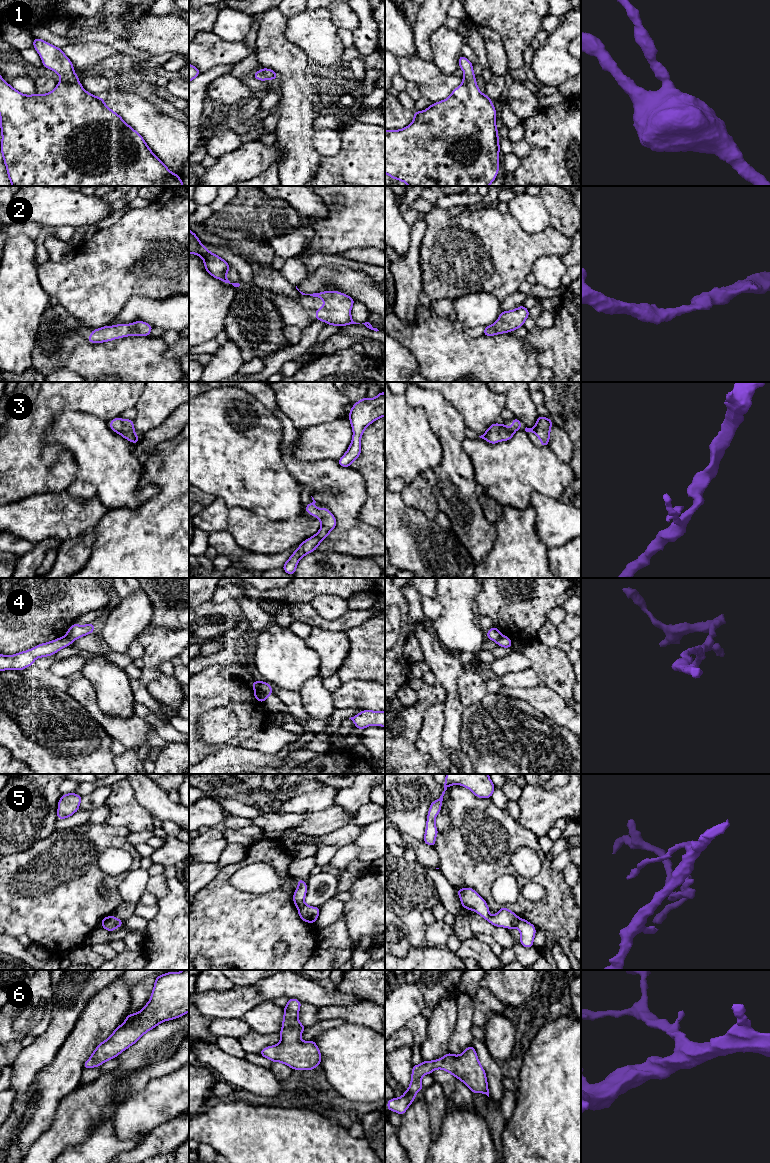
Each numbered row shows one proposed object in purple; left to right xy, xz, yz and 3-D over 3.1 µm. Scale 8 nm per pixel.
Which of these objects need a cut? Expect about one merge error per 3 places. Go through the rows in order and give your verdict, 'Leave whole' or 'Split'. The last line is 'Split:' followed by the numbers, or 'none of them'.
1: Leave whole
2: Leave whole
3: Leave whole
4: Split
5: Split
6: Leave whole
Split: 4, 5

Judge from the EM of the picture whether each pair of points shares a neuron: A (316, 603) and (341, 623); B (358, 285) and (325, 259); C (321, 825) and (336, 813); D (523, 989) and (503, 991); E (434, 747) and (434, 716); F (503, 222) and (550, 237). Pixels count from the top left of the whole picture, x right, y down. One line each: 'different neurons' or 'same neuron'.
A: different neurons
B: different neurons
C: same neuron
D: same neuron
E: same neuron
F: same neuron

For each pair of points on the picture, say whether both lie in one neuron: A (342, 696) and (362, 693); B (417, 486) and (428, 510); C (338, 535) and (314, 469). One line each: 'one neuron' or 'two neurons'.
A: one neuron
B: one neuron
C: one neuron

